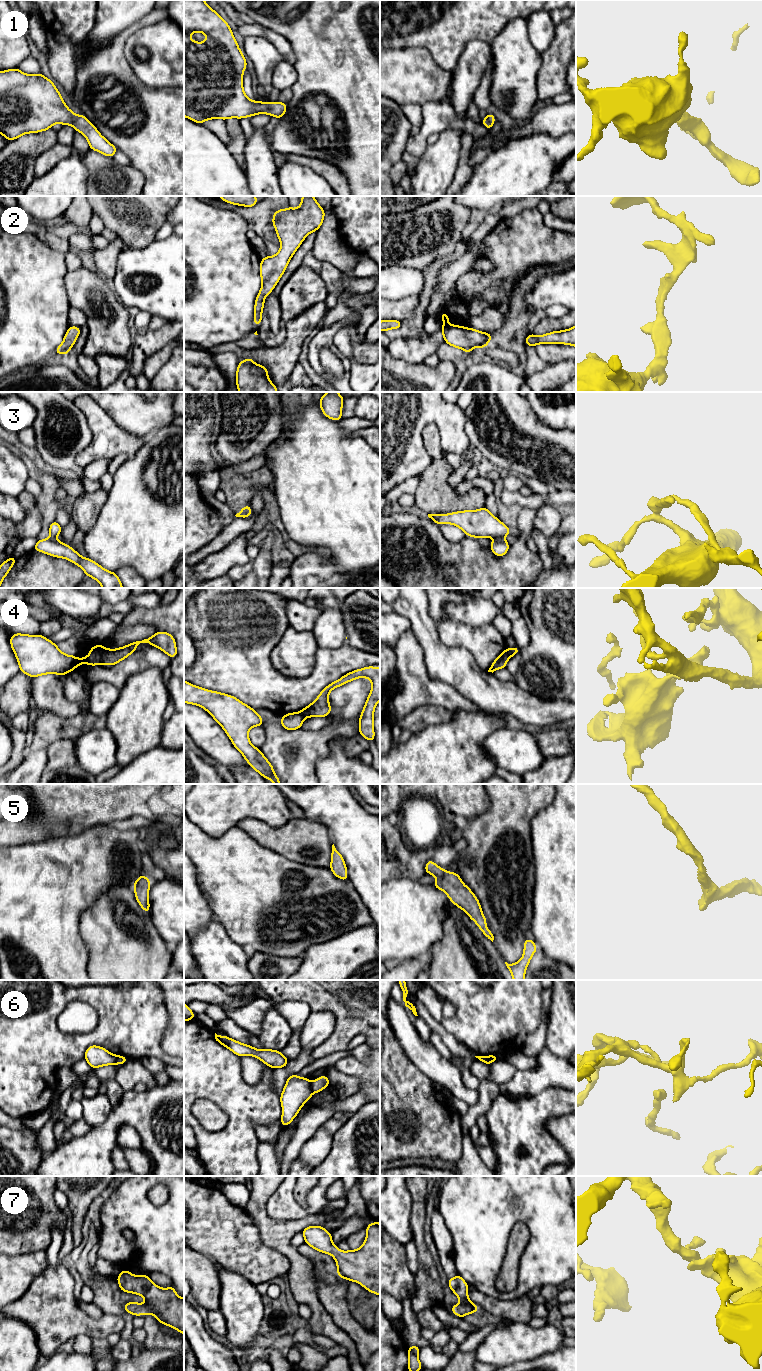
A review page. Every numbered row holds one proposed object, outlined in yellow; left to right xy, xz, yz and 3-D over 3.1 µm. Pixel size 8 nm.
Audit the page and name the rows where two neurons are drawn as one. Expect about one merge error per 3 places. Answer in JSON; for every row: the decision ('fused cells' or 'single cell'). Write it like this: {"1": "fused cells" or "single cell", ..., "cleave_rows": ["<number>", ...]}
{"1": "single cell", "2": "single cell", "3": "fused cells", "4": "fused cells", "5": "single cell", "6": "fused cells", "7": "single cell", "cleave_rows": ["3", "4", "6"]}

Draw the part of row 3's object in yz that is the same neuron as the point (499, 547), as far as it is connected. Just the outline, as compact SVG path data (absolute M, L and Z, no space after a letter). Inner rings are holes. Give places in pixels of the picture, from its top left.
M496 539L491 542L490 549L498 557L504 556L509 550L509 543L503 539Z

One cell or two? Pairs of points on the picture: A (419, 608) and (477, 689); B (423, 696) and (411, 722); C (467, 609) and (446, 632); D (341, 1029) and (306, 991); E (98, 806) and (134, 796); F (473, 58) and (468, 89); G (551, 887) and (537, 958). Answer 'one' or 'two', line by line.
A: one
B: two
C: two
D: one
E: one
F: one
G: two

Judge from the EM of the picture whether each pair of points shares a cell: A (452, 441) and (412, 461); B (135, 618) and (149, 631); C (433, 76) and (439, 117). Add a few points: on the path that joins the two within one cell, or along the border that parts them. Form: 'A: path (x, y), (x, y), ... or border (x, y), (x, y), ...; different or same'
A: path (440, 423), (426, 420), (414, 432), (412, 443); same
B: border (120, 625), (151, 624), (157, 631); different
C: border (440, 100), (429, 100), (421, 105); different

